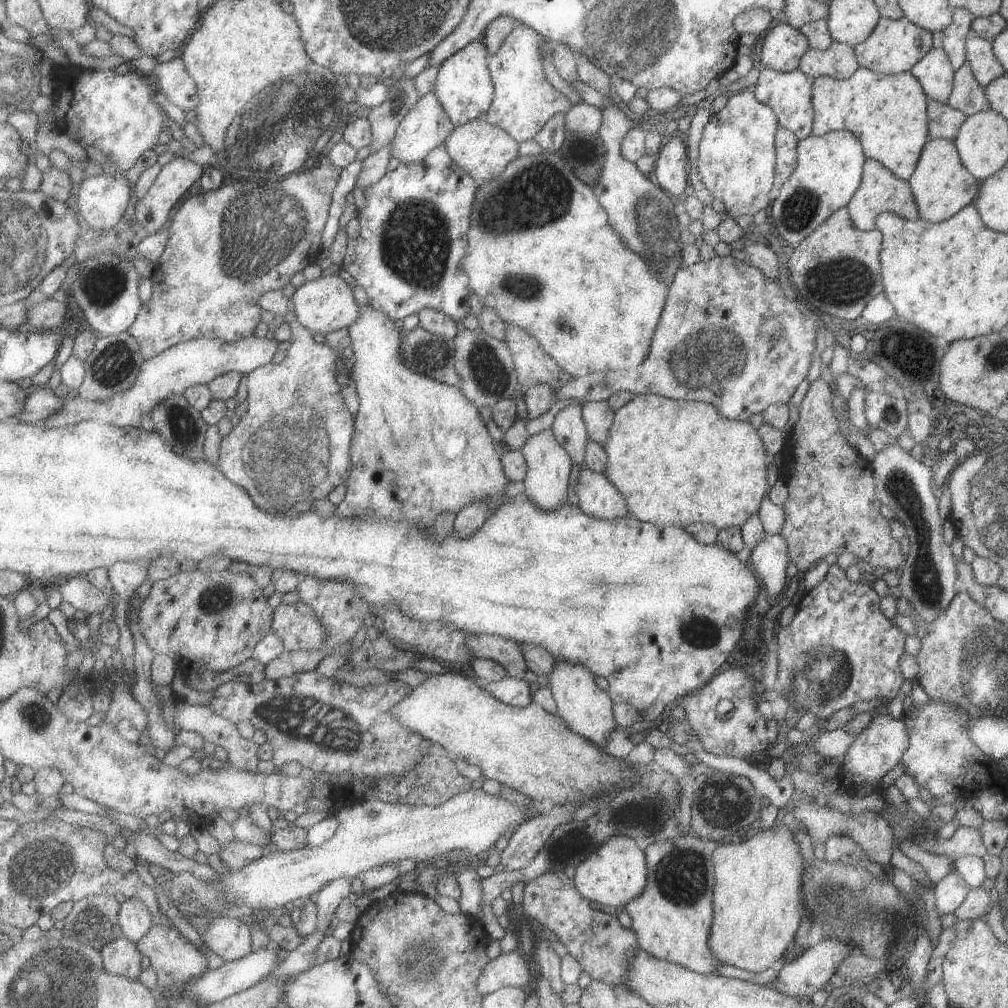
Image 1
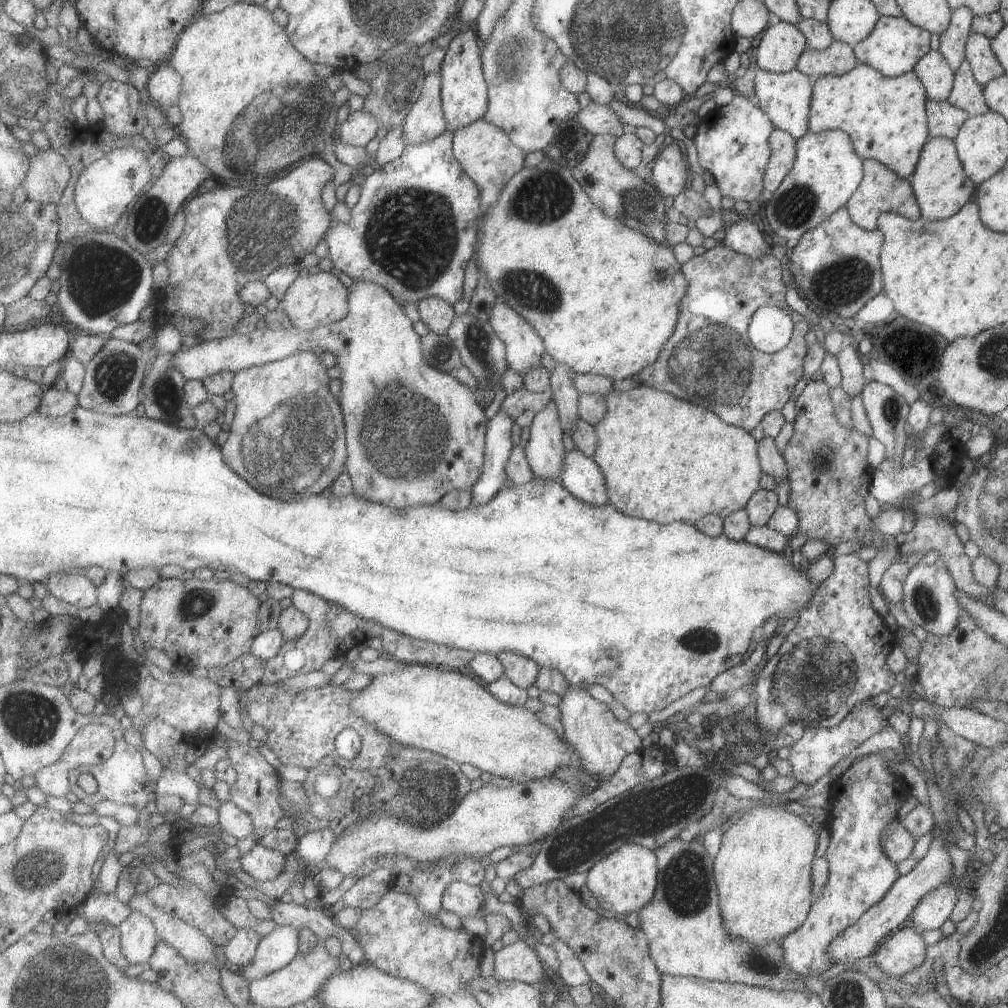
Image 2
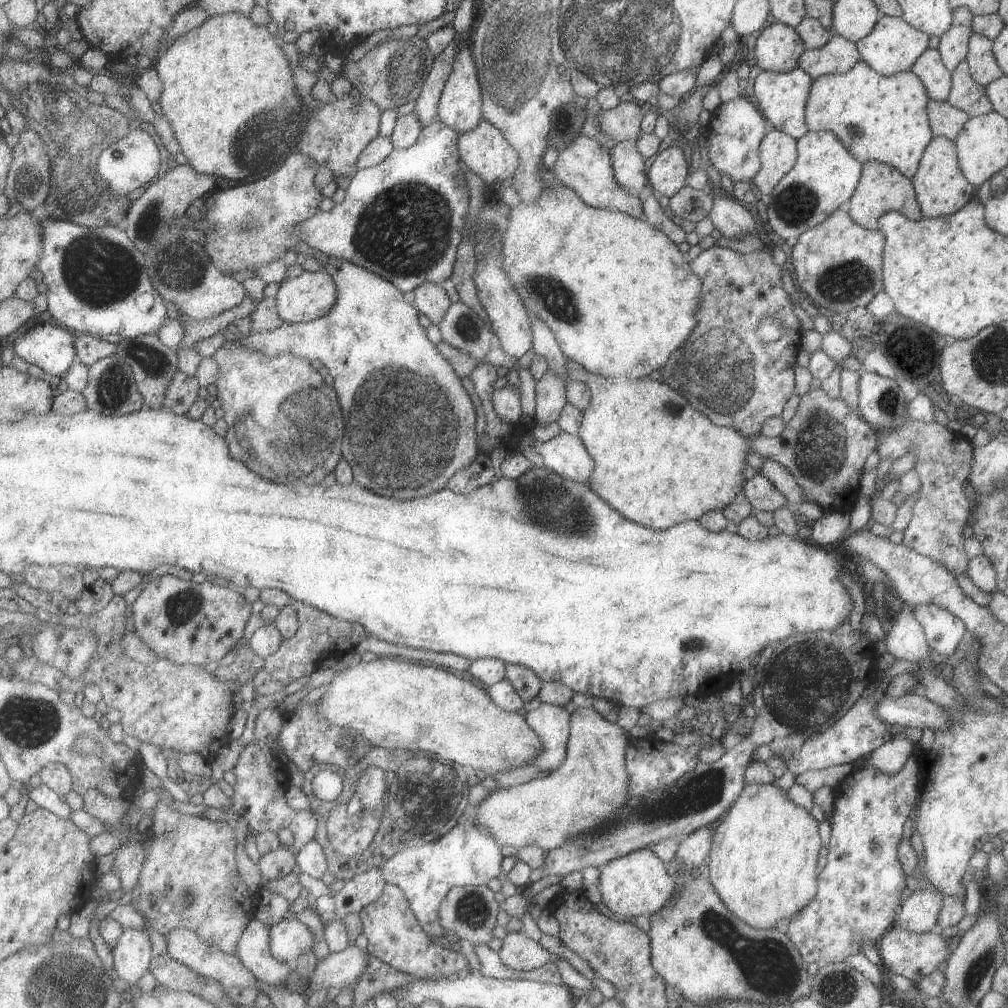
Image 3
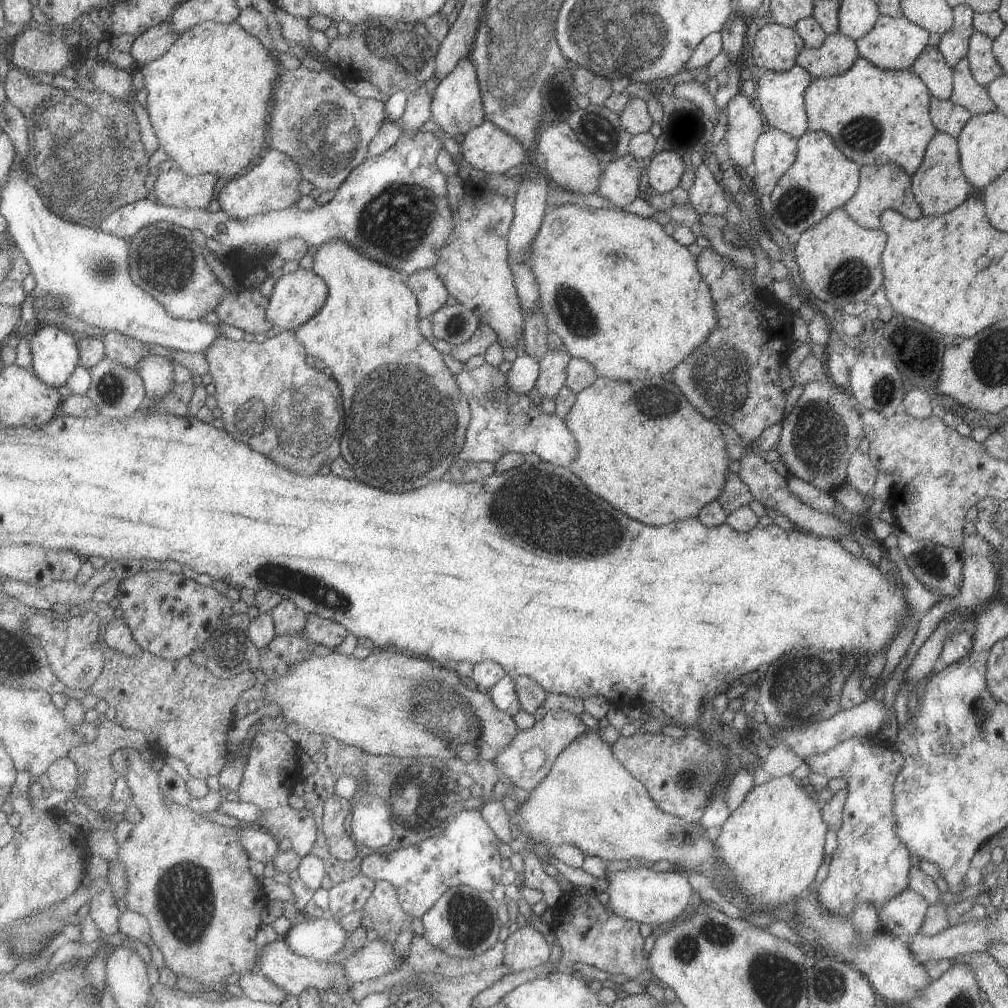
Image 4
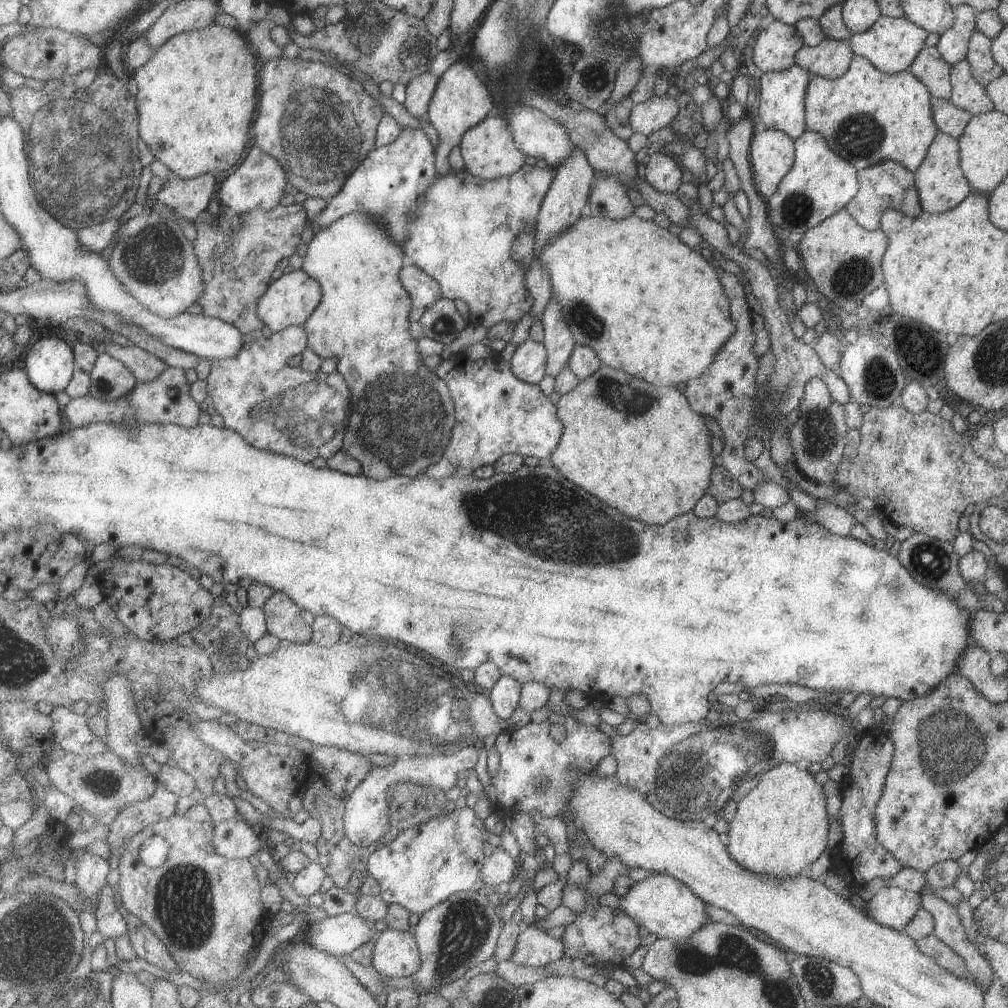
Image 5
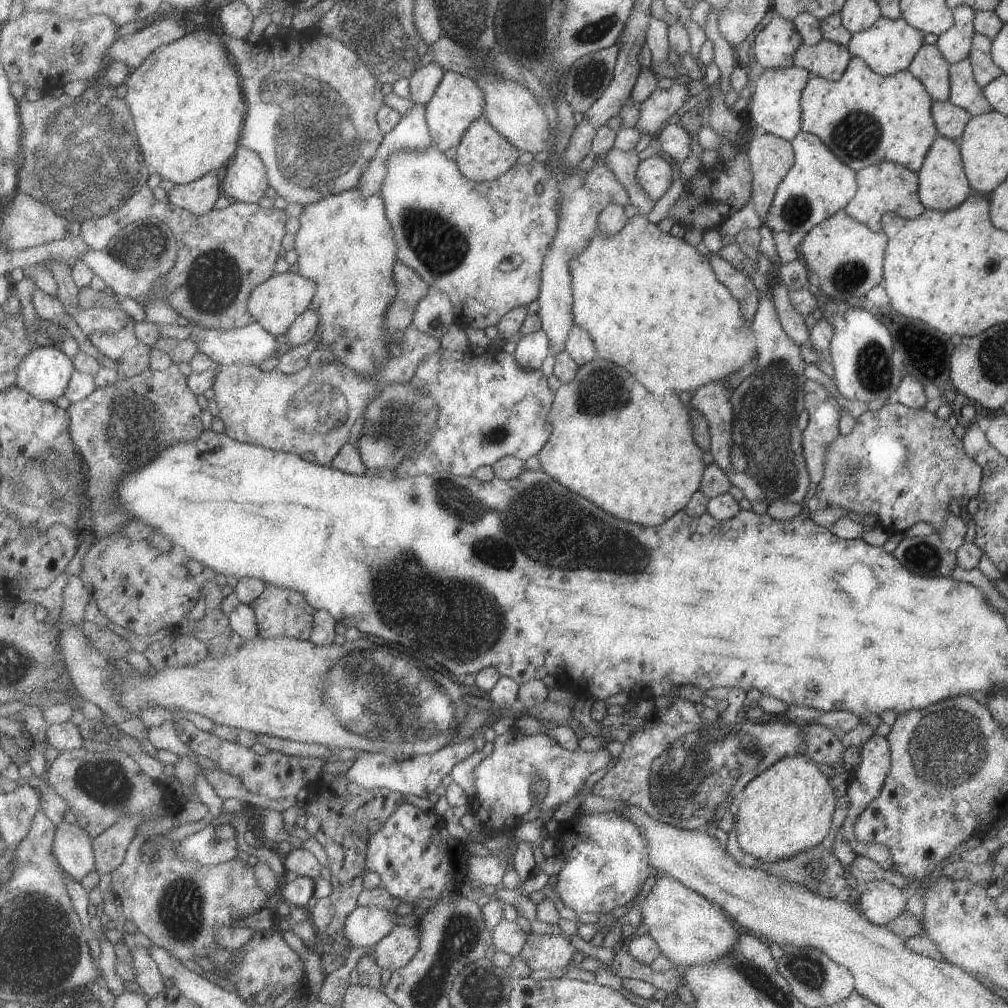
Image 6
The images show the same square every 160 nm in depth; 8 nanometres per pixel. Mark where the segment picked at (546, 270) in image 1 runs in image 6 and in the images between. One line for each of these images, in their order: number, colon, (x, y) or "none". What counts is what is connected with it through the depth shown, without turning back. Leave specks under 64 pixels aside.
2: (603, 298)
3: (618, 295)
4: (621, 294)
5: (598, 268)
6: (648, 301)

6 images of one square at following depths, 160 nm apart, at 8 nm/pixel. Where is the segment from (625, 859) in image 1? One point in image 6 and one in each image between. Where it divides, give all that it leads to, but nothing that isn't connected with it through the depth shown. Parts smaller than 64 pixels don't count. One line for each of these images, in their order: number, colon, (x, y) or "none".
2: (623, 881)
3: (637, 884)
4: (638, 894)
5: (663, 905)
6: (689, 930)

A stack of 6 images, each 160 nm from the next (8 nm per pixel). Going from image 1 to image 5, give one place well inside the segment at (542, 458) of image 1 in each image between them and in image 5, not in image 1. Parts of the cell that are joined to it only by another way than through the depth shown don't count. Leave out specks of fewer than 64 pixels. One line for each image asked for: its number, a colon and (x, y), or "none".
2: (544, 451)
3: (550, 397)
4: (552, 368)
5: (558, 341)

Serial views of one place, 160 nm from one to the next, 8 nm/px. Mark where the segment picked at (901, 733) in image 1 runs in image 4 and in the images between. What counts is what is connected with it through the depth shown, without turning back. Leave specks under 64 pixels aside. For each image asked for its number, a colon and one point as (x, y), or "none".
2: (859, 875)
3: (858, 891)
4: (870, 864)

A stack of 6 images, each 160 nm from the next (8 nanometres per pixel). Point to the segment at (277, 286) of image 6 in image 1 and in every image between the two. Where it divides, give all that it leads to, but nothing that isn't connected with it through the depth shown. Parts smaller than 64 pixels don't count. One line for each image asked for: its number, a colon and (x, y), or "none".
1: (326, 304)
2: (311, 301)
3: (310, 296)
4: (297, 297)
5: (291, 300)

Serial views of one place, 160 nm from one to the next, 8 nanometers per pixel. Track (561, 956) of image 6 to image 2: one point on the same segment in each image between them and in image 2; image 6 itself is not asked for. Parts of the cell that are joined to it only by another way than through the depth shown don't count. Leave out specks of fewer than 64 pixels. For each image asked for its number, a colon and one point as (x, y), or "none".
2: (518, 962)
3: (518, 952)
4: (525, 949)
5: (533, 948)

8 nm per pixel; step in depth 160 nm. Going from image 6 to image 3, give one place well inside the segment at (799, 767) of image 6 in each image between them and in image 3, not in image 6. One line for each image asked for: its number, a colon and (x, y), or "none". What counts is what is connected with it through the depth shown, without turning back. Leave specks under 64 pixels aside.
3: (762, 864)
4: (772, 842)
5: (780, 825)

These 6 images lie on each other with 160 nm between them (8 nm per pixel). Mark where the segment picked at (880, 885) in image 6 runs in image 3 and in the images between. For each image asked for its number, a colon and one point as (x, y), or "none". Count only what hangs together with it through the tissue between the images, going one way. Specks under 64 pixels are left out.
3: (918, 911)
4: (902, 915)
5: (893, 907)

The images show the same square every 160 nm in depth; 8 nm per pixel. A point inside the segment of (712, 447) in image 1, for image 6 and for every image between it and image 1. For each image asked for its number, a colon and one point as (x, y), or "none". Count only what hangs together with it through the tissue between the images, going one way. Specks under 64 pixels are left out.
2: (662, 459)
3: (656, 461)
4: (666, 473)
5: (639, 449)
6: (639, 463)

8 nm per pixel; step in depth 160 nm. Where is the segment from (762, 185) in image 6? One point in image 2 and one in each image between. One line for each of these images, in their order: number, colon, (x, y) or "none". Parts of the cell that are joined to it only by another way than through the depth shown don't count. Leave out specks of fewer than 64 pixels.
2: (782, 146)
3: (777, 152)
4: (774, 151)
5: (771, 153)

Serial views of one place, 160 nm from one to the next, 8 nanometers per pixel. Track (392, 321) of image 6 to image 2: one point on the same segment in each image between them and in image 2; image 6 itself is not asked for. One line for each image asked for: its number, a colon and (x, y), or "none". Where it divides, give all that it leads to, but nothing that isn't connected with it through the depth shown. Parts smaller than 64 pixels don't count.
2: (437, 314)
3: (431, 300)
4: (431, 292)
5: (425, 290)

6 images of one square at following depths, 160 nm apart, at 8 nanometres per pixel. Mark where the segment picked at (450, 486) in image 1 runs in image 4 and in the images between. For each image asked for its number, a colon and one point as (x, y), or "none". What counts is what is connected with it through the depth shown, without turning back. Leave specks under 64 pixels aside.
2: (393, 458)
3: (384, 366)
4: (406, 417)

